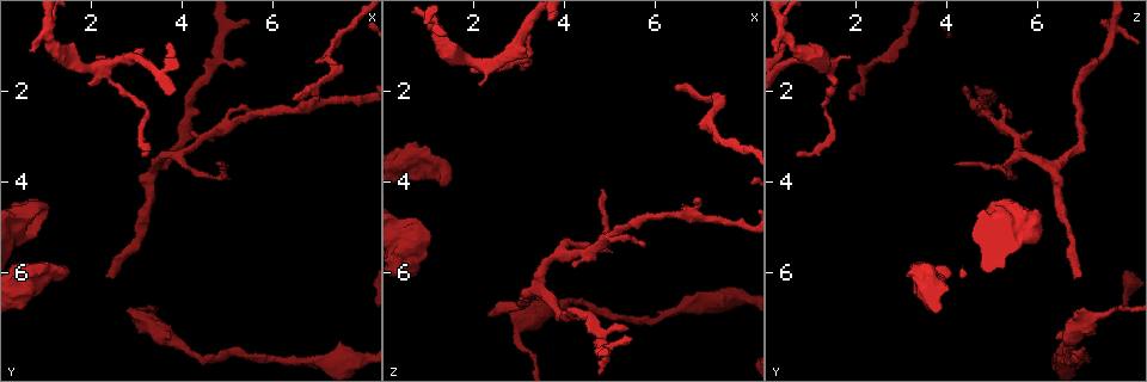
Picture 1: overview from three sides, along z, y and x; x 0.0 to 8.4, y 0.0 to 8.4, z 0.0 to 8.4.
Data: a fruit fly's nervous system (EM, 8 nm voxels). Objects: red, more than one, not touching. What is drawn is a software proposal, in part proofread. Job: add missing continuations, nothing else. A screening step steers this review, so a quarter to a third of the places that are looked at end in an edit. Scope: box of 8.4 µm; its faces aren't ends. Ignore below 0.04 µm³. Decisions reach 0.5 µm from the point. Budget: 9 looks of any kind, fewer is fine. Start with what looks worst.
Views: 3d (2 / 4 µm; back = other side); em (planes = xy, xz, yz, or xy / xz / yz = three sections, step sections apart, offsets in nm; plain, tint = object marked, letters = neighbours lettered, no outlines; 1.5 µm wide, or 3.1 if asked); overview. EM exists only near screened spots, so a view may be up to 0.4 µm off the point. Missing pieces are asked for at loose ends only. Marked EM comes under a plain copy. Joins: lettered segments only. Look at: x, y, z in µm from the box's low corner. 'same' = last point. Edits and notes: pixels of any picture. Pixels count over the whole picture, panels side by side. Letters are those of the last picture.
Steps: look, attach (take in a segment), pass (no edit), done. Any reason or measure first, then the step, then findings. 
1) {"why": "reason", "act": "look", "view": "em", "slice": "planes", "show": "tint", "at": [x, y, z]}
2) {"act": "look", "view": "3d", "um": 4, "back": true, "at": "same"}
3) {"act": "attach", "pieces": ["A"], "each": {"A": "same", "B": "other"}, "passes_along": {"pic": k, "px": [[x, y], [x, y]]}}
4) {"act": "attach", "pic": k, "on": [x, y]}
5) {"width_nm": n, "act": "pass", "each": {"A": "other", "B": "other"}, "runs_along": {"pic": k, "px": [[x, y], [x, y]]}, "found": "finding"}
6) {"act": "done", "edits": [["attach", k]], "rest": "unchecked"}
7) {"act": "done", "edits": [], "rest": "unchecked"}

{"why": "free end", "act": "look", "view": "3d", "um": 4, "at": [2.30, 6.05, 6.95]}

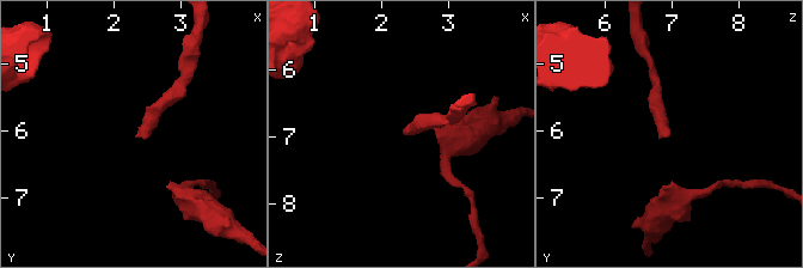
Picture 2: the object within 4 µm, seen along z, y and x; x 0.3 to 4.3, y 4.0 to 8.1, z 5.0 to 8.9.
{"why": "need the tissue", "act": "look", "view": "em", "slice": "planes", "show": "letters", "at": [2.30, 6.10, 6.95]}

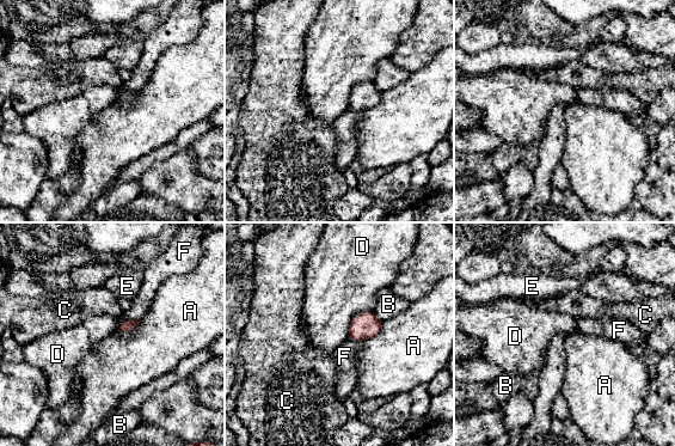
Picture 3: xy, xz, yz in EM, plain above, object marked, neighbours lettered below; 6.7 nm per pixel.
{"longest_contact_nm": ["D", 260], "act": "pass", "each": {"A": "other", "B": "other", "C": "other", "D": "other", "E": "other", "F": "other"}, "found": "no lettered segment goes on from it"}

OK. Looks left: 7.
{"why": "stops while still wide", "act": "look", "view": "3d", "um": 4, "at": [0.85, 4.50, 5.00]}

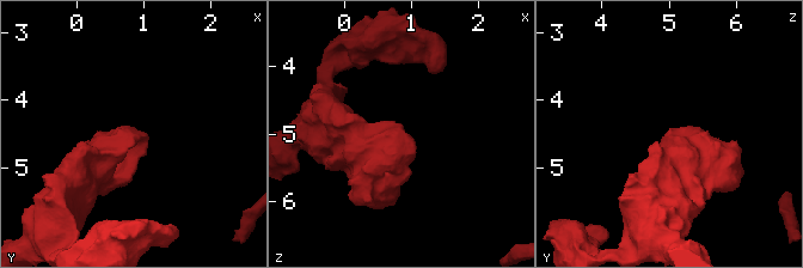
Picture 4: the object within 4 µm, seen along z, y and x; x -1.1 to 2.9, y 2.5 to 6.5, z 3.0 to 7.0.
{"why": "shape alone is not enough", "act": "look", "view": "em", "slice": "yz", "step": 8, "show": "letters", "at": [0.90, 4.50, 5.00]}

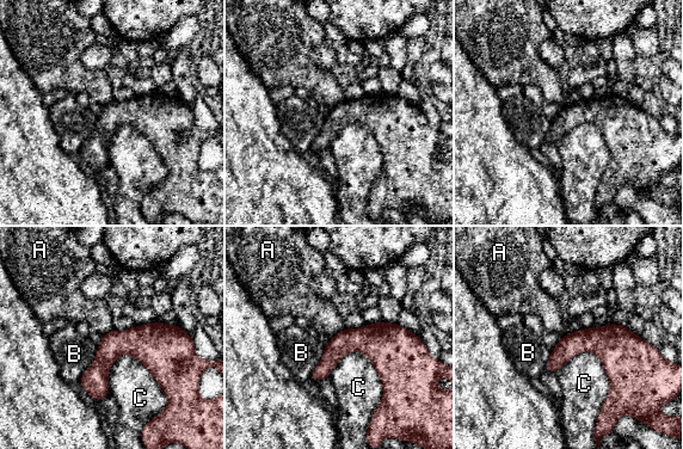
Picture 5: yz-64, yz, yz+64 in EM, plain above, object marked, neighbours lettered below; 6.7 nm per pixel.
{"why": "cut it another way", "act": "look", "view": "em", "slice": "planes", "show": "letters", "at": "same"}

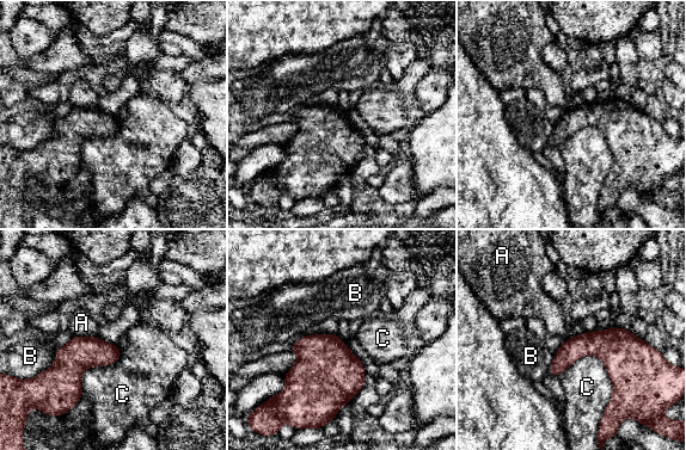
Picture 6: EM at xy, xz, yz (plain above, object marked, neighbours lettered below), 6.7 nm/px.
{"act": "pass", "each": {"A": "other", "B": "other", "C": "other"}, "border": {"pic": 6, "px": [[583, 355], [612, 383], [601, 420]]}, "found": "no lettered segment goes on from it"}

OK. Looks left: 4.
{"why": "an open end", "act": "look", "view": "em", "slice": "planes", "show": "letters", "at": [4.85, 3.60, 4.25]}

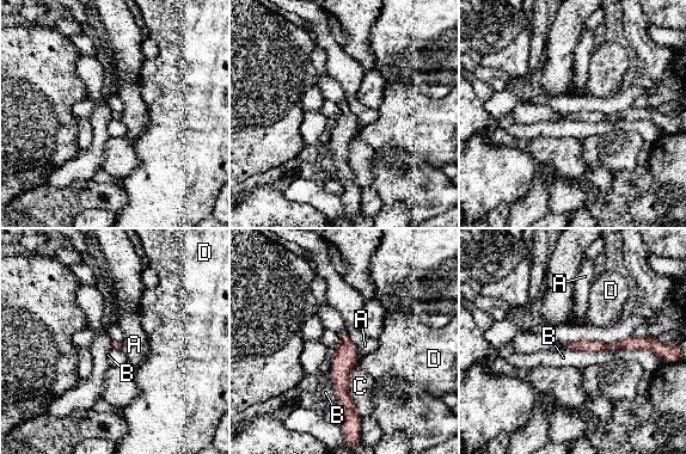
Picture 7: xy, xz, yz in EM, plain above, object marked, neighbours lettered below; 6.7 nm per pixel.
{"longest_contact_nm": ["B", 650], "act": "pass", "each": {"A": "other", "B": "other", "C": "other", "D": "other"}, "runs_along": {"pic": 7, "px": [[342, 335], [342, 394], [350, 415]]}, "found": "no lettered segment goes on from it"}

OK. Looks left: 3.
{"why": "branch stops here", "act": "look", "view": "em", "slice": "planes", "show": "letters", "at": [3.15, 3.40, 0.70]}

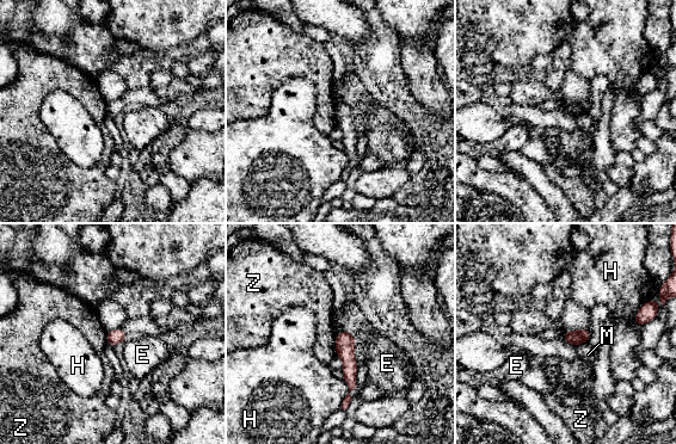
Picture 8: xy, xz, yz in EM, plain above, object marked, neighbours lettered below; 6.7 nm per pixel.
{"act": "pass", "each": {"E": "other", "H": "other", "M": "other", "Z": "other"}, "runs_along": {"pic": 8, "px": [[344, 333], [350, 368], [345, 402]]}, "found": "none of them fits"}

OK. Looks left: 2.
{"act": "done", "edits": [], "rest": "unchecked"}

